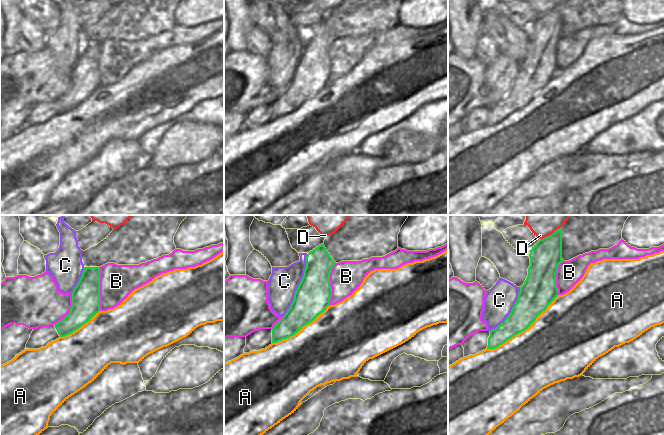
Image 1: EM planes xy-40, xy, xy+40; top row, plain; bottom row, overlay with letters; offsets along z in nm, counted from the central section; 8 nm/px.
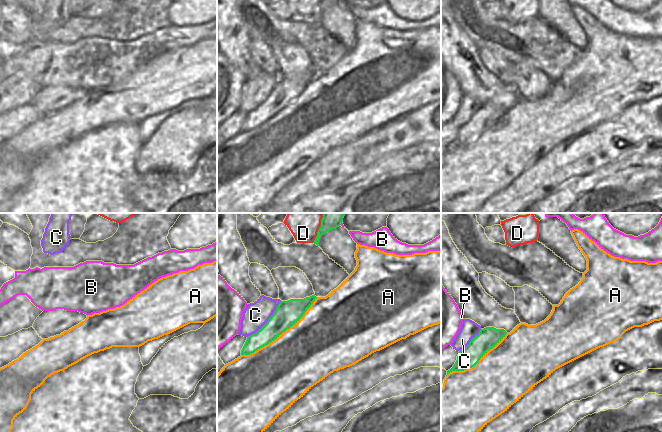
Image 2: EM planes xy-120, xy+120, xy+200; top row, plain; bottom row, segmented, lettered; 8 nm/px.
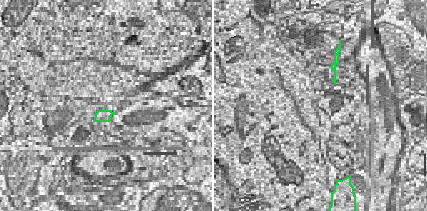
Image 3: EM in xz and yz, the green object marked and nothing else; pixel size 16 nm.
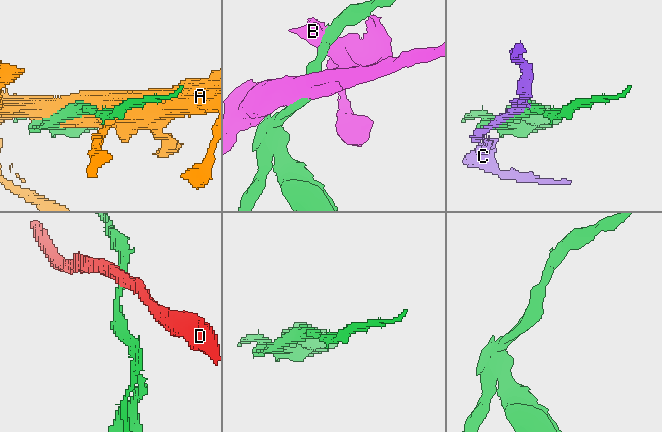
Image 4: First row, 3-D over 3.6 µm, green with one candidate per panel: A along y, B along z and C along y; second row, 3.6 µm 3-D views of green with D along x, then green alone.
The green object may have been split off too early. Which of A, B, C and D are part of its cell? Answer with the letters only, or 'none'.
none

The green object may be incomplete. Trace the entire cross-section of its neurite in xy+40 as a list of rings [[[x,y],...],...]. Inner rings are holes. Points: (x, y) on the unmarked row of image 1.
[[[562,4],[540,15],[529,27],[528,52],[503,99],[490,107],[487,125],[495,125],[528,105],[558,72],[556,49],[562,35]]]

